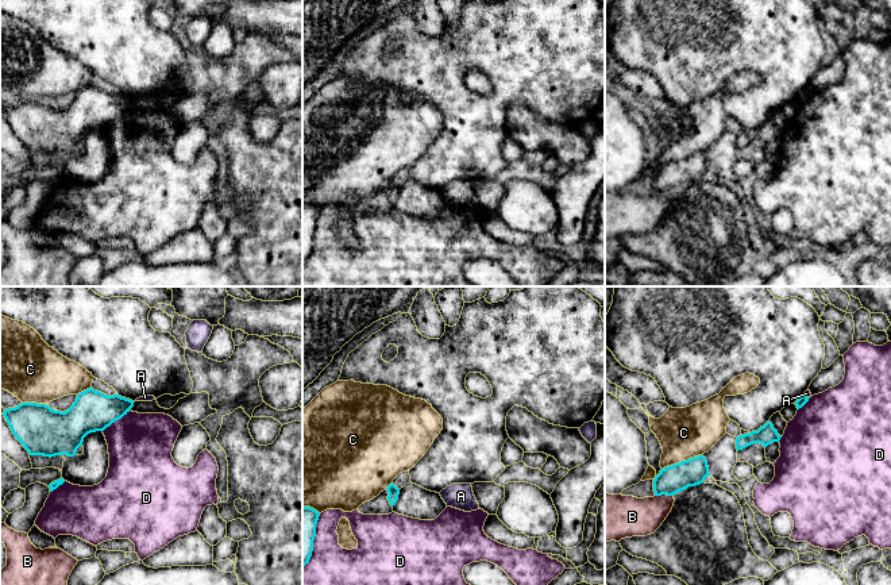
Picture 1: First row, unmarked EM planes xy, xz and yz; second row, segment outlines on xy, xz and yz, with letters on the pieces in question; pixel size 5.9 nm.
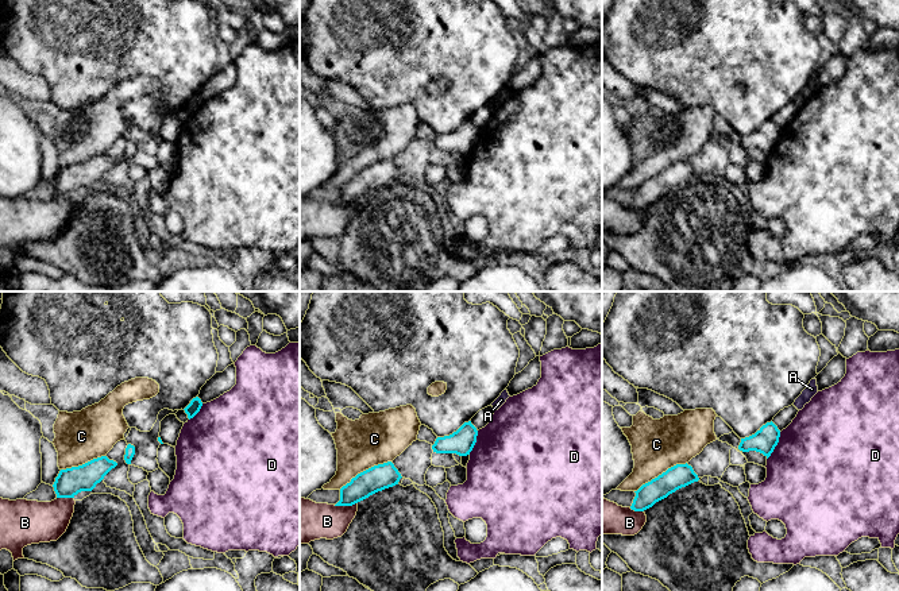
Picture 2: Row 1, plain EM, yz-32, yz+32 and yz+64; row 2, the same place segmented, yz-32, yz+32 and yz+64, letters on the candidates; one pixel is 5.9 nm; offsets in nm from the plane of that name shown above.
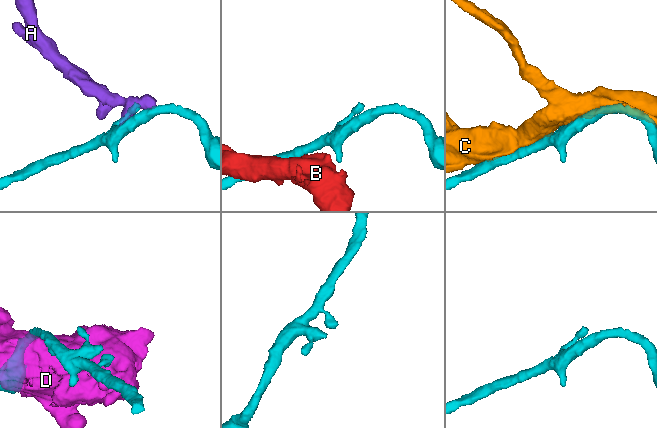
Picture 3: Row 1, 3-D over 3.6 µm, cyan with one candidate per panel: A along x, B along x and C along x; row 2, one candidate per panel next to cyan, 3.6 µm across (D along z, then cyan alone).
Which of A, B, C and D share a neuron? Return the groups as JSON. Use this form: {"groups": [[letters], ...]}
{"groups": [["A"], ["B"], ["C"], ["D"]]}

